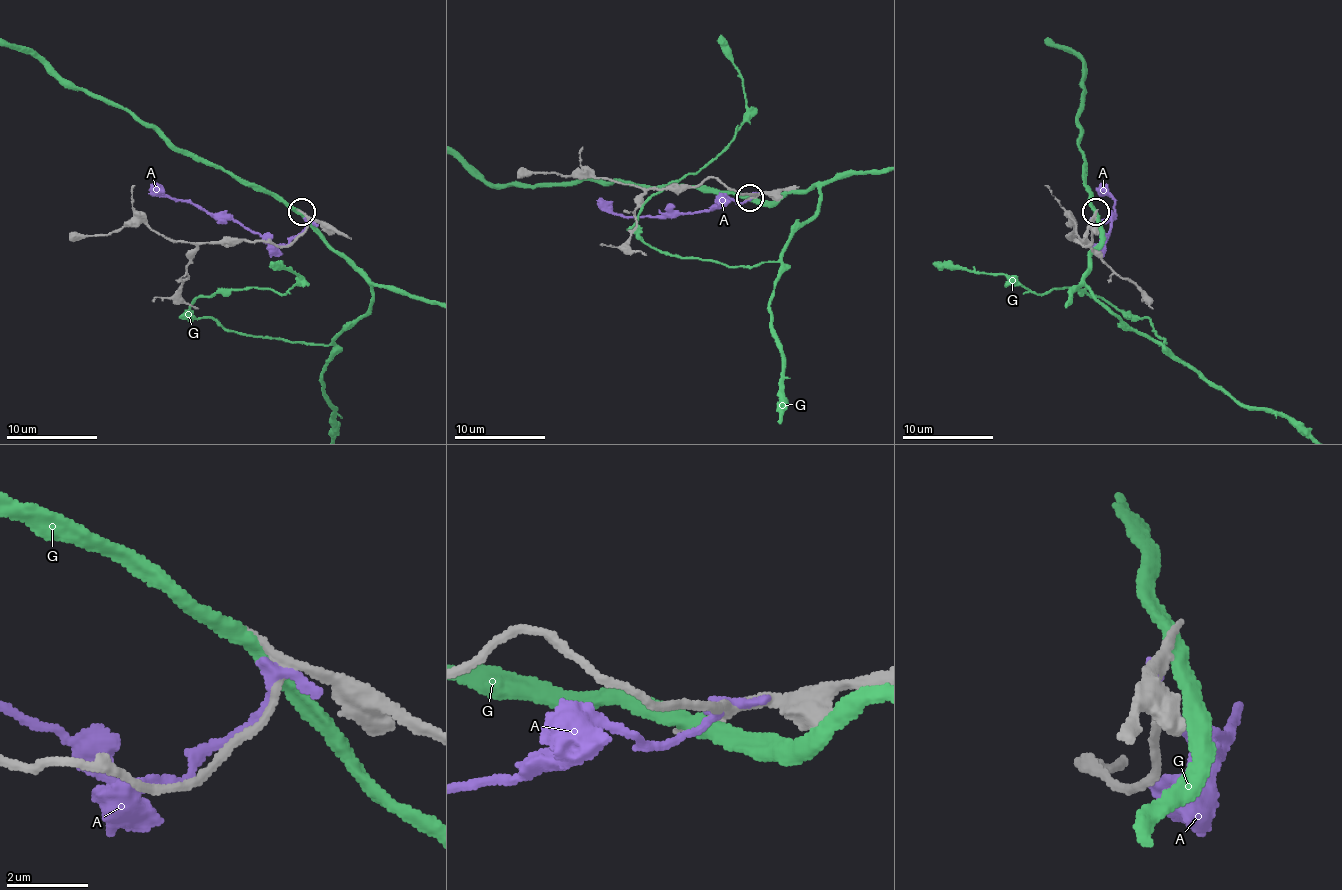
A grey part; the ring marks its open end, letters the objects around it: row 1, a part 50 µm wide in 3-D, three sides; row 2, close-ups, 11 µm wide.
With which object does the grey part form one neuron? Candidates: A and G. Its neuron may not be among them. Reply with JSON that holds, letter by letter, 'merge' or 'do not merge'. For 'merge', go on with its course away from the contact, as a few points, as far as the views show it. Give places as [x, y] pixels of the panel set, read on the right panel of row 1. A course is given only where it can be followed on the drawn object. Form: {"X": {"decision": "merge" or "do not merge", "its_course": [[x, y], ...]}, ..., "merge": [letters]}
{"A": {"decision": "do not merge"}, "G": {"decision": "do not merge"}, "merge": []}

